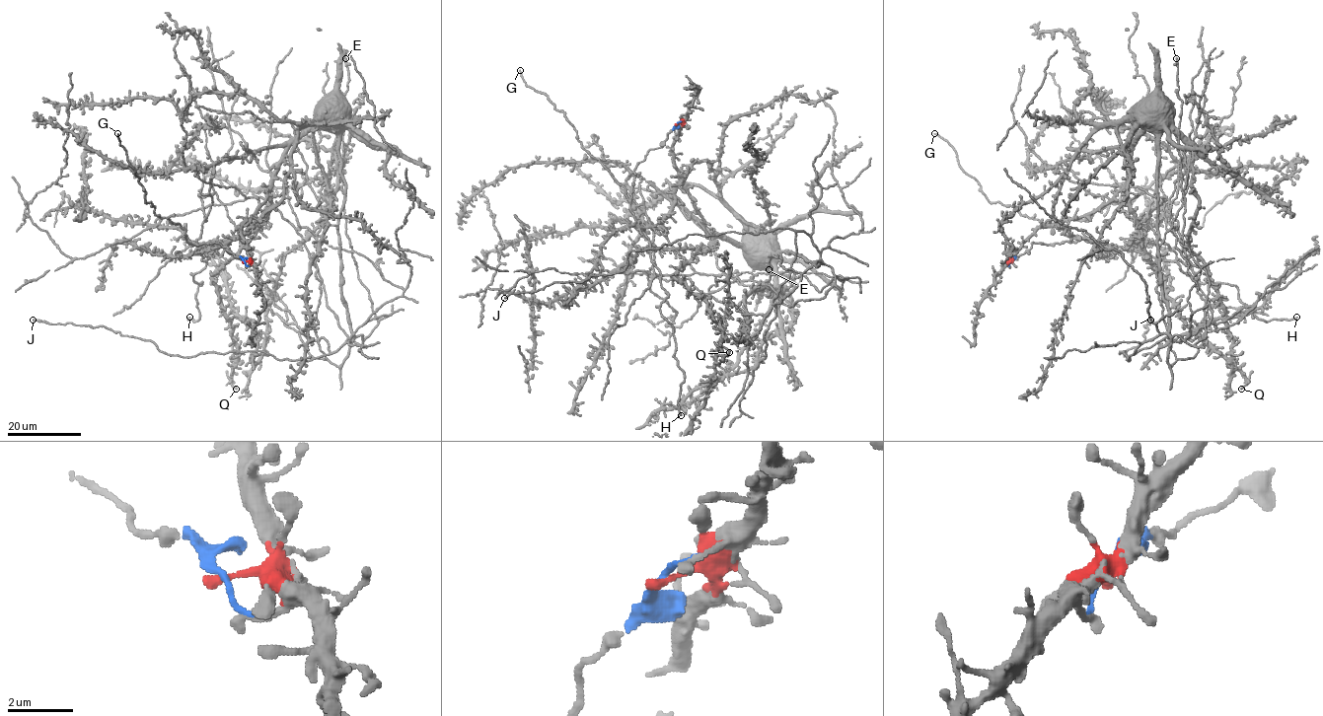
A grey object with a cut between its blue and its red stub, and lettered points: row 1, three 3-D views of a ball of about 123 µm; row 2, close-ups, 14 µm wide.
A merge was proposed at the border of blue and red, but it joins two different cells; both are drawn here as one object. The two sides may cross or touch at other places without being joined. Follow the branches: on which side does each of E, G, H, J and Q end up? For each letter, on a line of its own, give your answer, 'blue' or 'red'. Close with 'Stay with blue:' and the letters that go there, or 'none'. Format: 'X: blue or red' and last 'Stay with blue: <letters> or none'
E: red
G: blue
H: blue
J: red
Q: red
Stay with blue: G, H

